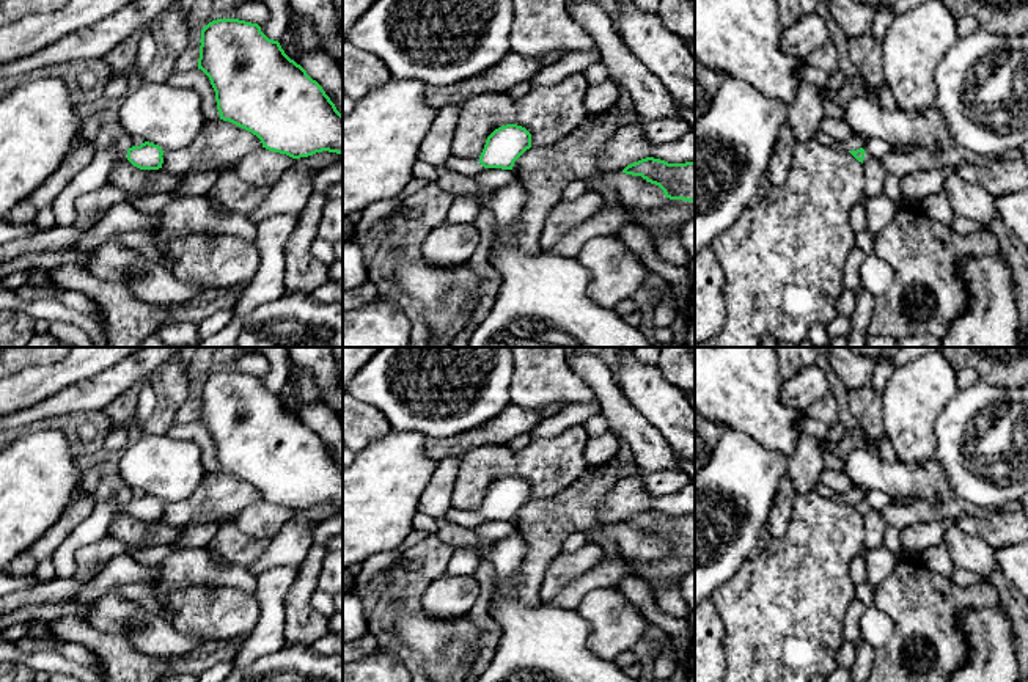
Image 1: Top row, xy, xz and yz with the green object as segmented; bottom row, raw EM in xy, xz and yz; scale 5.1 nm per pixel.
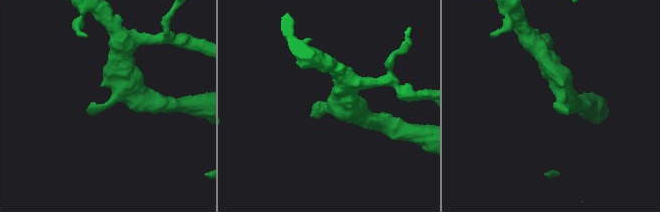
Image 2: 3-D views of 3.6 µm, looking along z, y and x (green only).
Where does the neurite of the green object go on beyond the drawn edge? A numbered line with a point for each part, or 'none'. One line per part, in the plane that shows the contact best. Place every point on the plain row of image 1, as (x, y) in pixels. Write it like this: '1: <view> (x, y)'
1: xy (95, 527)

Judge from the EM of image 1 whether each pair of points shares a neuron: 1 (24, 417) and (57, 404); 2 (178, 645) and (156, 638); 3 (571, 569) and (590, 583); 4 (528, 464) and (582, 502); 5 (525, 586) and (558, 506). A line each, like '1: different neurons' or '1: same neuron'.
1: same neuron
2: same neuron
3: different neurons
4: different neurons
5: same neuron

